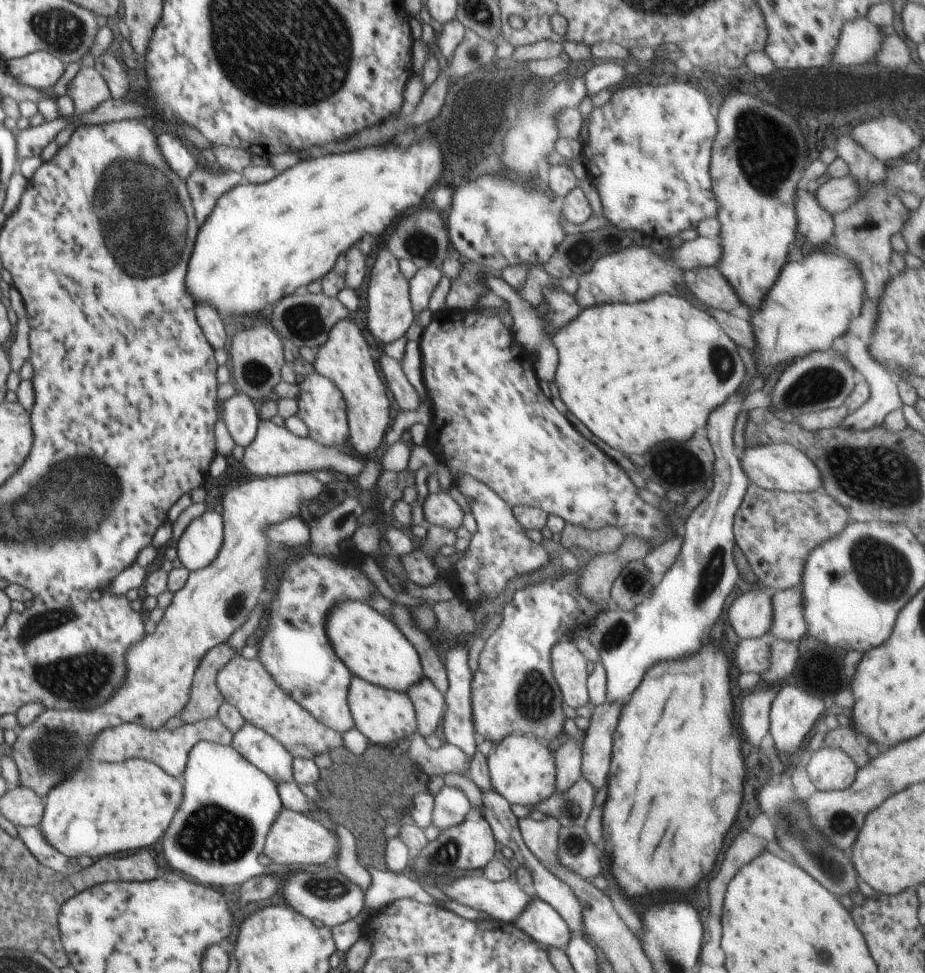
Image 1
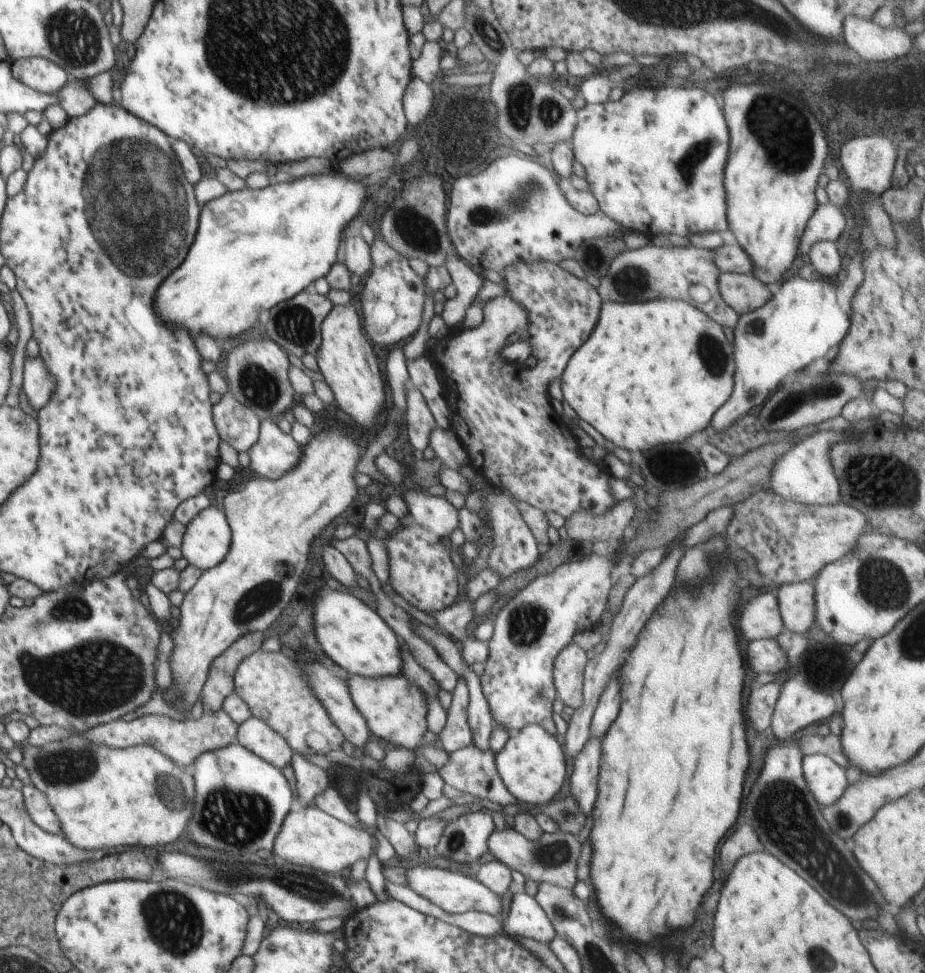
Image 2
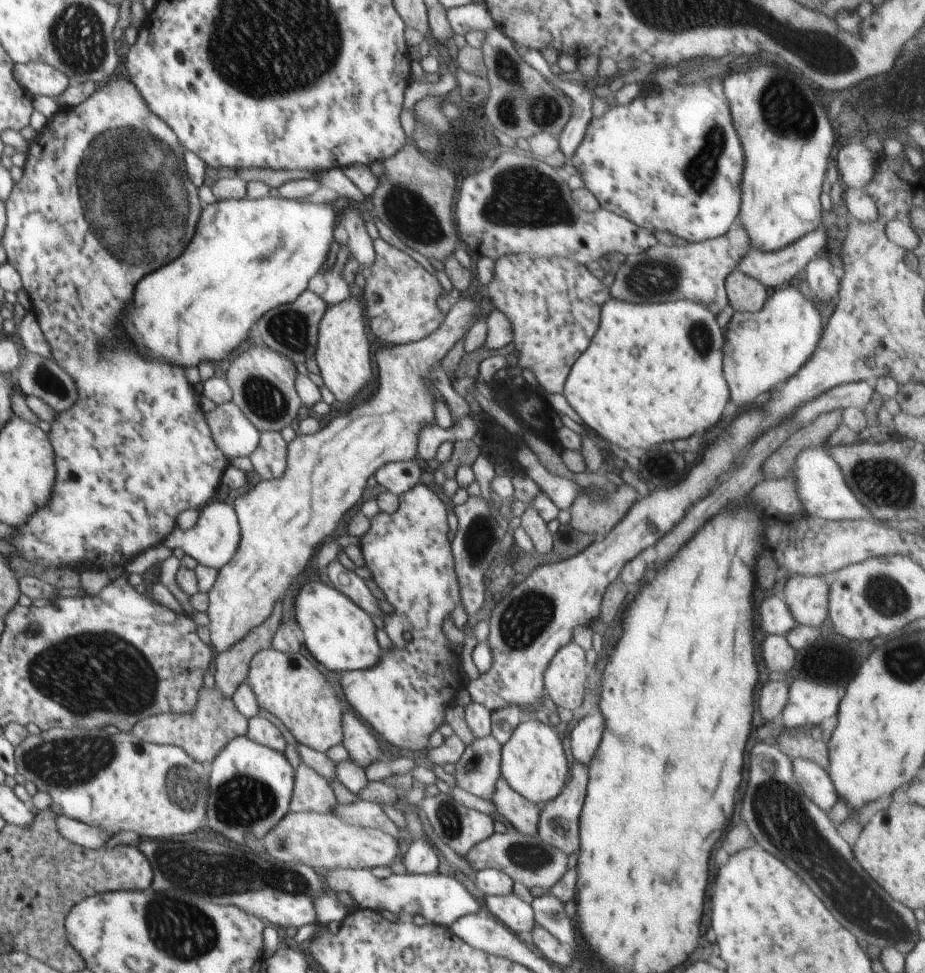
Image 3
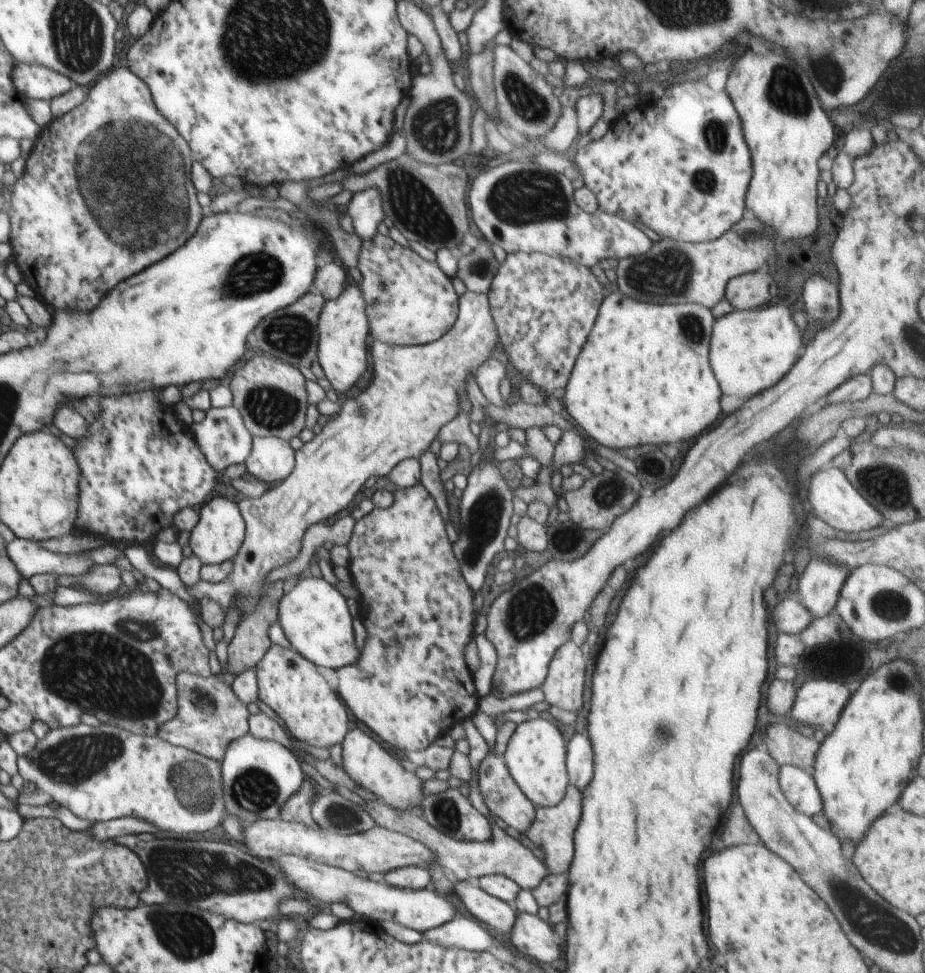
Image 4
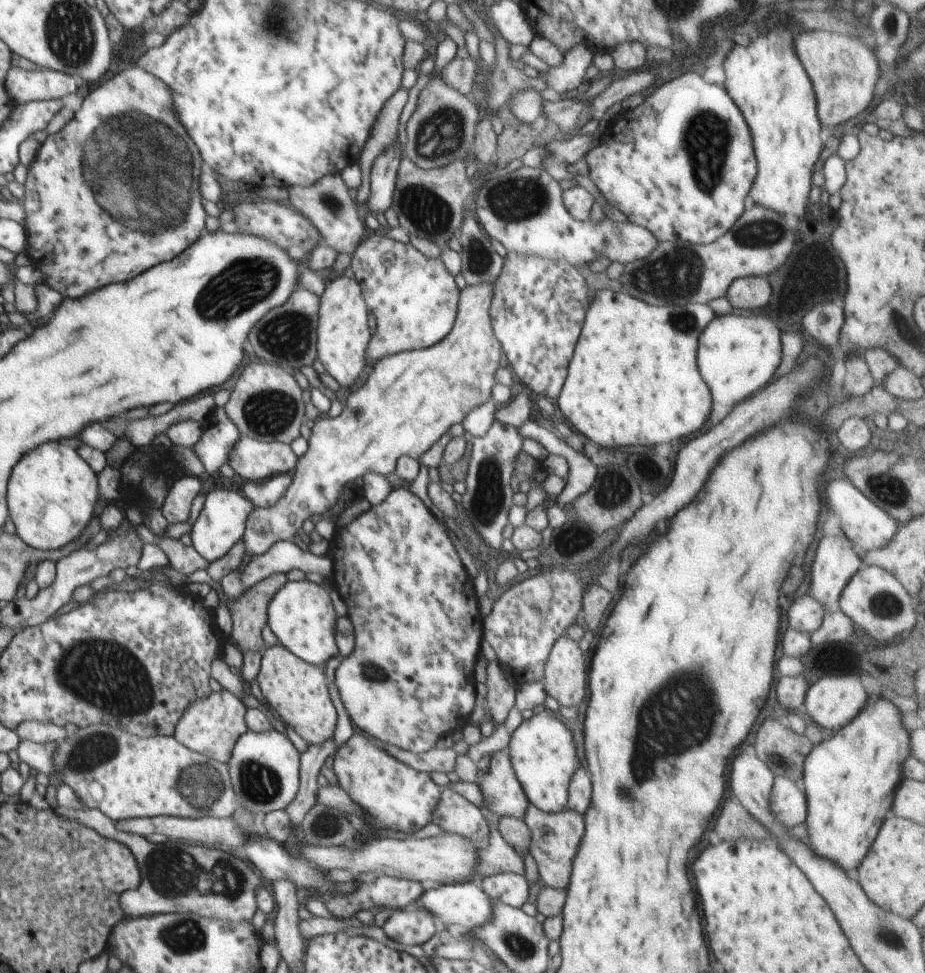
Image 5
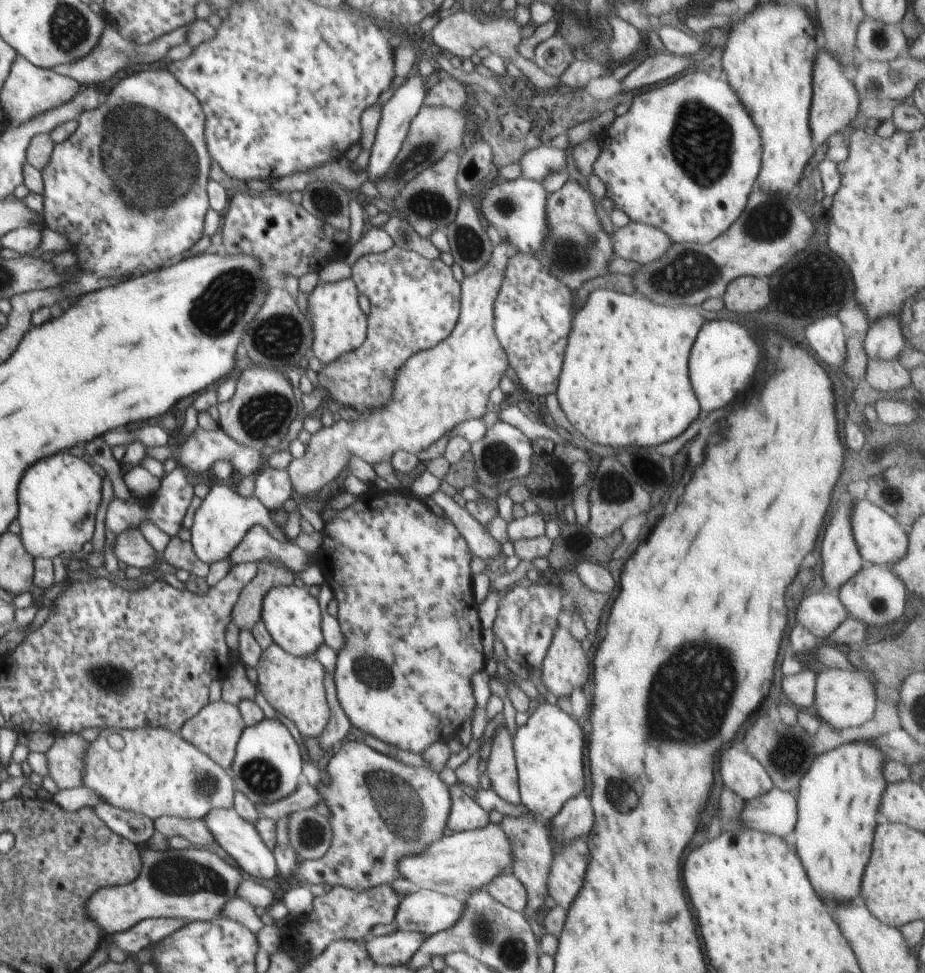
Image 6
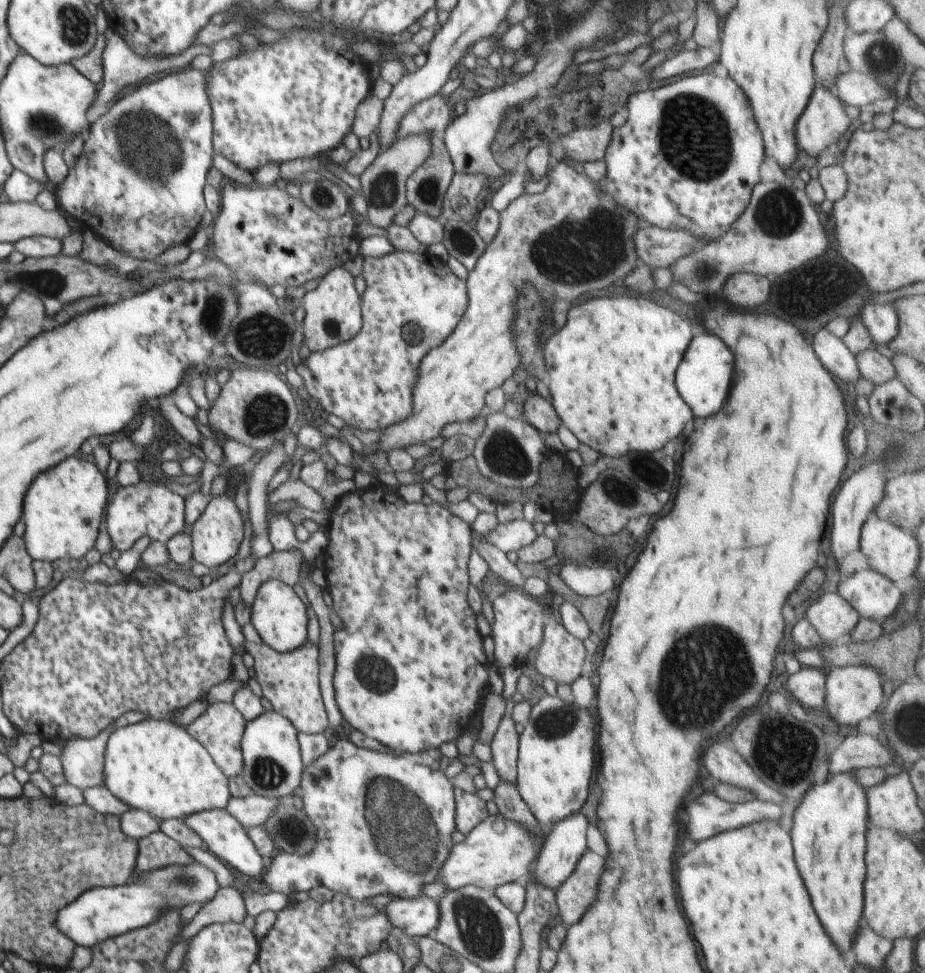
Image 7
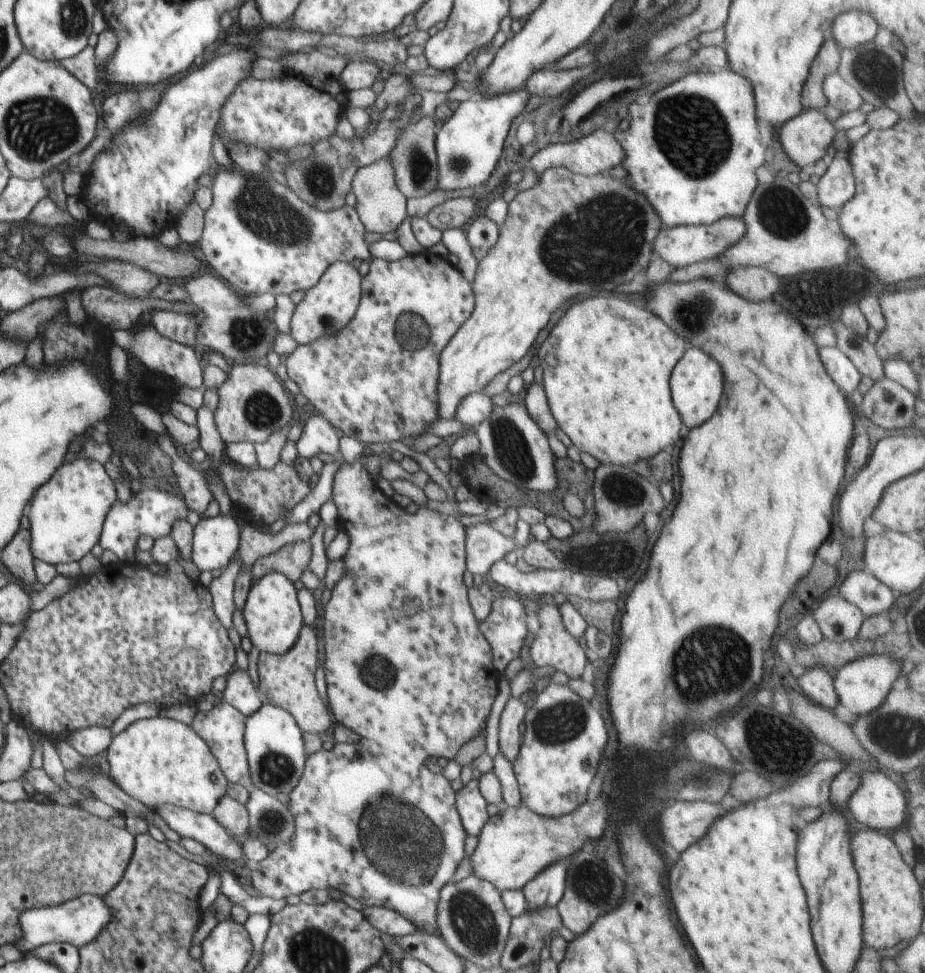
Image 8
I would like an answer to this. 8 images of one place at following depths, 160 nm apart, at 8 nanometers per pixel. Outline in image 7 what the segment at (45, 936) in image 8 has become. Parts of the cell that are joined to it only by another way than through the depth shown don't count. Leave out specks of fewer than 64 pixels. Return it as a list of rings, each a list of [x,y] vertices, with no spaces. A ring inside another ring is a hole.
[[[200,863],[170,865],[145,873],[126,885],[94,887],[84,891],[57,912],[55,923],[57,929],[76,945],[91,948],[107,938],[149,925],[170,907],[180,910],[192,902],[203,905],[214,898],[219,888],[214,872]]]

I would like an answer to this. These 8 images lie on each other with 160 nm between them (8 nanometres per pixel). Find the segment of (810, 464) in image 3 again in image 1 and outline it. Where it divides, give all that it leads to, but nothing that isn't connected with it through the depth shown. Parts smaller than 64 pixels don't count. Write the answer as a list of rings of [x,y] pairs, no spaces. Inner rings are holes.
[[[847,332],[842,334],[840,338],[846,344],[844,359],[854,368],[858,377],[865,380],[870,390],[868,401],[861,408],[852,410],[844,422],[840,424],[840,428],[844,428],[844,430],[872,430],[872,428],[878,428],[890,412],[903,408],[898,391],[899,377],[896,377],[893,371],[886,366],[882,366],[880,362],[876,362],[876,358],[872,358],[872,354],[868,354],[868,342],[870,340],[859,336],[849,336]],[[775,443],[763,446],[746,447],[739,452],[739,461],[744,474],[751,484],[768,491],[815,492],[822,489],[822,474],[818,466],[790,443]]]

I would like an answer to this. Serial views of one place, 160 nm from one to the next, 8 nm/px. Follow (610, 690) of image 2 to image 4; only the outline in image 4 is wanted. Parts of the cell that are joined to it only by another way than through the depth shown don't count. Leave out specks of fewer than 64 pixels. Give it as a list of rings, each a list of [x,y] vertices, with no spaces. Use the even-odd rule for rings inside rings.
[[[587,730],[582,734],[576,732],[574,737],[567,744],[566,764],[569,784],[575,786],[580,792],[582,792],[588,784],[590,784],[593,777],[593,750]]]

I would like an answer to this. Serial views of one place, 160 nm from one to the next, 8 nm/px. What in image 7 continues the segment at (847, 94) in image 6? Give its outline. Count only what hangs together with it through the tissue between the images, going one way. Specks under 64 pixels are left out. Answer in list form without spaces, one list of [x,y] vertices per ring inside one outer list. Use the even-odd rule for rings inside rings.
[[[820,83],[815,84],[808,106],[795,124],[799,150],[818,157],[824,149],[838,143],[851,120],[843,110],[844,104],[834,92],[826,90]]]

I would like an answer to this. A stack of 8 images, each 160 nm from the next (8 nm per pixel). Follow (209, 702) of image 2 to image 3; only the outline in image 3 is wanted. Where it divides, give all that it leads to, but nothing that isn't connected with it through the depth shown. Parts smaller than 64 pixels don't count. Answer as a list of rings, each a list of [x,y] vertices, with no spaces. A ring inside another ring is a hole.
[[[282,600],[276,601],[272,614],[260,626],[253,628],[244,638],[241,638],[236,644],[233,644],[228,650],[221,652],[215,658],[216,672],[214,688],[217,691],[225,694],[225,697],[232,698],[238,686],[247,680],[252,657],[261,650],[272,648],[272,638],[274,638],[278,626],[280,626],[280,620],[282,620]]]

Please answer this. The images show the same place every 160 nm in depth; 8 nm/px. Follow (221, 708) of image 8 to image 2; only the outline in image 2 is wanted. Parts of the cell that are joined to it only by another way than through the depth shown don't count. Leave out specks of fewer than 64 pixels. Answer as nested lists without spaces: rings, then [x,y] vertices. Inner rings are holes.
[[[222,708],[211,713],[204,713],[200,718],[187,717],[184,721],[177,721],[162,714],[146,714],[132,720],[129,717],[118,719],[103,725],[96,725],[89,731],[69,731],[59,726],[36,727],[30,731],[27,743],[42,746],[47,742],[59,741],[72,733],[86,735],[92,742],[125,749],[136,745],[150,745],[161,753],[168,755],[178,766],[192,768],[195,760],[208,751],[218,750],[228,746],[236,740],[239,724],[235,723]]]

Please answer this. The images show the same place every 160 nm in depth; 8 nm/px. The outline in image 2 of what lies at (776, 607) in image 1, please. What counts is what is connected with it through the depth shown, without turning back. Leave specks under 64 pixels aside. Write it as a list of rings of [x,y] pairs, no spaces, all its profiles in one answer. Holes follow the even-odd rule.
[[[812,581],[790,583],[776,589],[784,628],[807,632],[816,622],[815,586]]]

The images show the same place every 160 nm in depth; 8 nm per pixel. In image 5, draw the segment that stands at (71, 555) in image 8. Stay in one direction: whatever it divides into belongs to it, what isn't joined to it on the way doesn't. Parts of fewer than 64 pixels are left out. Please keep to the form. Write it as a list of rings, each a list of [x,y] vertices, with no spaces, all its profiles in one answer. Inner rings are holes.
[[[48,442],[26,454],[11,472],[7,486],[7,507],[9,517],[15,524],[16,534],[33,549],[58,551],[74,543],[94,518],[93,510],[99,493],[97,474],[90,465],[76,453],[76,448],[64,446],[60,442]]]

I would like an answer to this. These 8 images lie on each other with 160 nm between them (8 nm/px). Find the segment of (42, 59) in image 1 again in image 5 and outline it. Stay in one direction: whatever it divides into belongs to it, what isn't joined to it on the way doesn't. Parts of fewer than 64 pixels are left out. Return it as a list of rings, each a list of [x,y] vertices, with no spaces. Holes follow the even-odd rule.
[[[10,67],[5,78],[5,91],[14,105],[32,101],[49,101],[74,94],[79,87],[77,78],[54,69],[27,71]]]

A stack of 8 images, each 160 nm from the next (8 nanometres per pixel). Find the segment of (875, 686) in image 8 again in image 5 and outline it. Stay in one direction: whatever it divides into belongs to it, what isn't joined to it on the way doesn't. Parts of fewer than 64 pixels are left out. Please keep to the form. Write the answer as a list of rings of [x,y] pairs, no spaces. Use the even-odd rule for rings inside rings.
[[[859,675],[824,676],[816,684],[810,684],[804,706],[806,706],[806,712],[814,724],[820,724],[824,728],[837,731],[860,714],[860,711],[867,705],[869,696],[870,694],[864,689]]]

